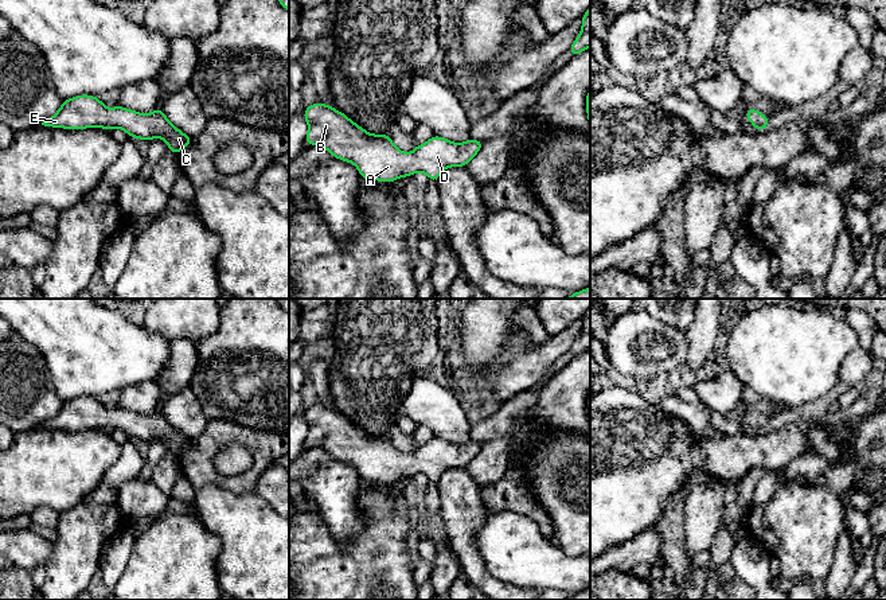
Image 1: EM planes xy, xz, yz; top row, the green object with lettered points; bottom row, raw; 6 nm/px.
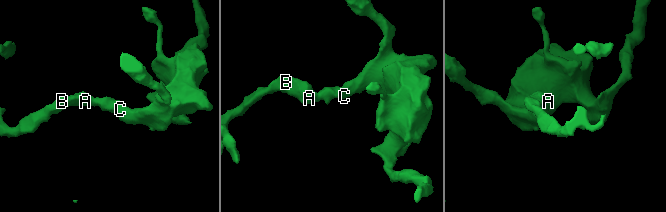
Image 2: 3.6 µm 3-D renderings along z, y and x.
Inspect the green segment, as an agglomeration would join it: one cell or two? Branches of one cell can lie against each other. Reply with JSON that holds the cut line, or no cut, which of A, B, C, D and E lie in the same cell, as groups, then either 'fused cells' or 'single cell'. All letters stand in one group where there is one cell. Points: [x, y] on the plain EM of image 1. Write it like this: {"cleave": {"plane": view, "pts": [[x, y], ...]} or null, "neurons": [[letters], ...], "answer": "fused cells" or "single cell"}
{"cleave": null, "neurons": [["A", "B", "C", "D", "E"]], "answer": "single cell"}

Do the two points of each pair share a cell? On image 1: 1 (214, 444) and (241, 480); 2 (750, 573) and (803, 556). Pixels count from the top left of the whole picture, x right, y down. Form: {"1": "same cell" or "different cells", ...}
{"1": "same cell", "2": "different cells"}

